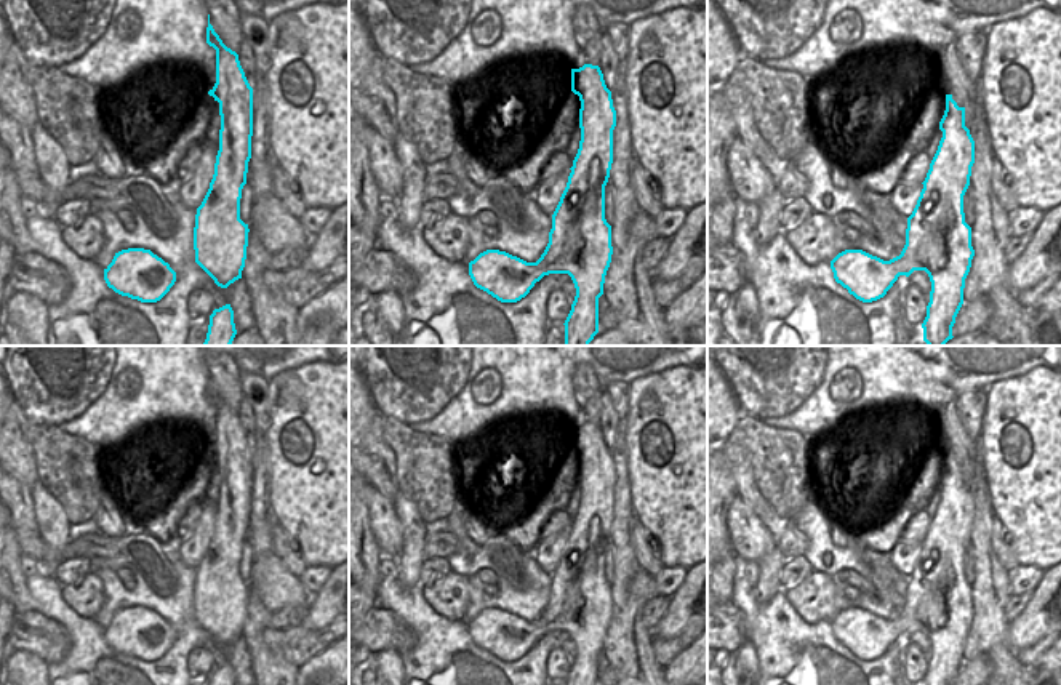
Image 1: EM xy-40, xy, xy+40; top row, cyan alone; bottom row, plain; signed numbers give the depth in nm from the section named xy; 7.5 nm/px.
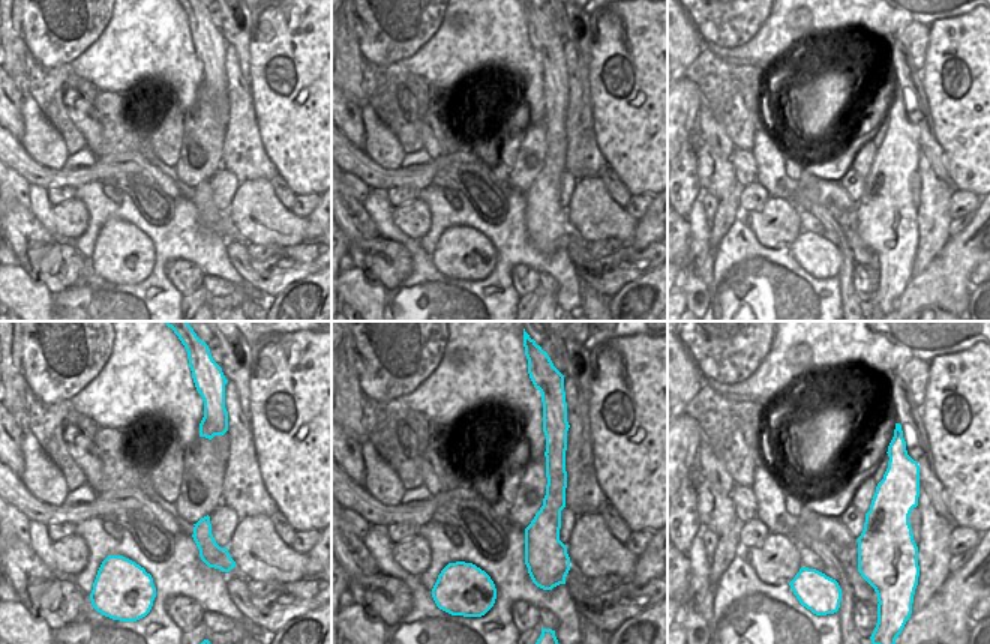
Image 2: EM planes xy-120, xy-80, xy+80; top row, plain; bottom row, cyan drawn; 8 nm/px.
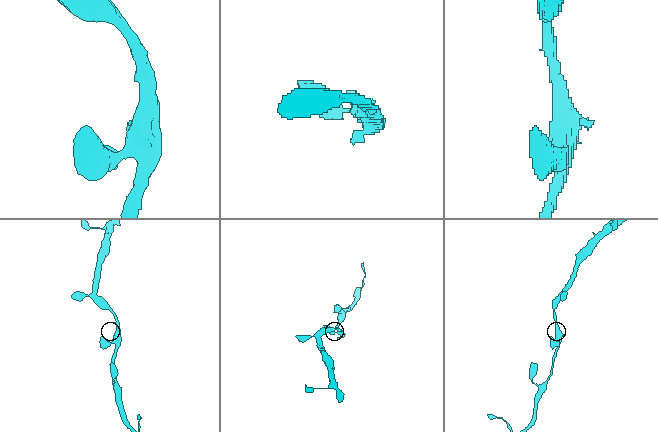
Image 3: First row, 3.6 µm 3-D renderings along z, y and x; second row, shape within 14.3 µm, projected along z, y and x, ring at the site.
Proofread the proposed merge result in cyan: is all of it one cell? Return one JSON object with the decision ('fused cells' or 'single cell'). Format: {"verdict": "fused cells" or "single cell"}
{"verdict": "single cell"}

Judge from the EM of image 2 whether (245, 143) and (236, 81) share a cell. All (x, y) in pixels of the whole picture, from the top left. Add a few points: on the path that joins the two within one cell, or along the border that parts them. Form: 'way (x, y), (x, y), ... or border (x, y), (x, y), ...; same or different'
way (242, 128), (240, 96); same

